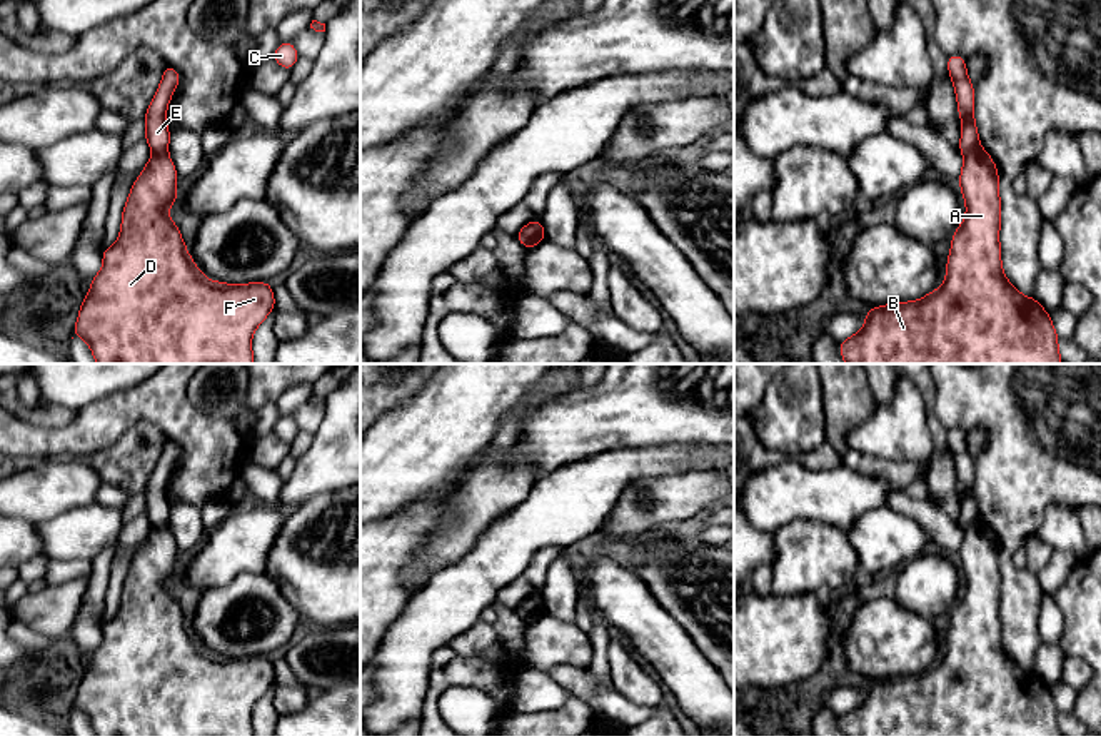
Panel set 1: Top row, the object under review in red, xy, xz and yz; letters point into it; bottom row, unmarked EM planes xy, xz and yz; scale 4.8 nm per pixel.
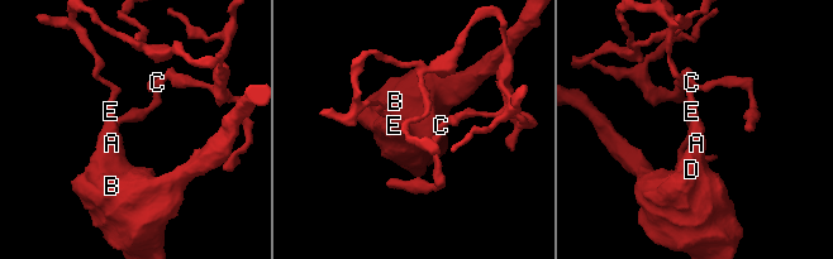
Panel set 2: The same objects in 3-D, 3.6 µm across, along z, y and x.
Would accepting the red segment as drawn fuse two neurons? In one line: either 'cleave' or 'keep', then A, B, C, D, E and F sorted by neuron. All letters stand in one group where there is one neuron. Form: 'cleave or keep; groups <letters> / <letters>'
cleave; groups A B D F / C E

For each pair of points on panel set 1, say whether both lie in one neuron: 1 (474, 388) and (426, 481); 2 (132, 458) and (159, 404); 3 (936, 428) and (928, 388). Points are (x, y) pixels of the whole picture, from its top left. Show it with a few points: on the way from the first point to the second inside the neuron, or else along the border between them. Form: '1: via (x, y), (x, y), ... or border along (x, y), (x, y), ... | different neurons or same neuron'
1: via (459, 411), (426, 444), (426, 458) | same neuron
2: border along (167, 436), (152, 424), (137, 423), (114, 443) | different neurons
3: via (931, 418), (930, 398) | same neuron

